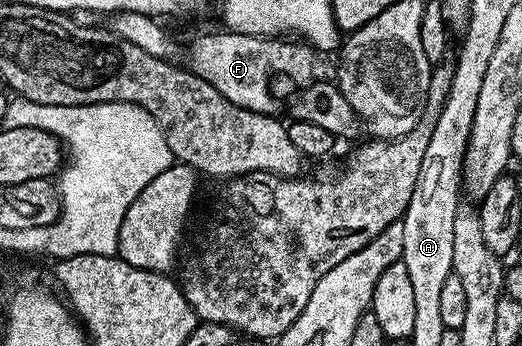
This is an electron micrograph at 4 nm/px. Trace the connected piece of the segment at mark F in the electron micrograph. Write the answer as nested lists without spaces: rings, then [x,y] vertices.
[[[208,33],[192,45],[192,72],[203,75],[230,103],[246,107],[255,113],[275,114],[276,97],[272,94],[272,77],[284,76],[296,87],[303,87],[313,80],[312,68],[316,61],[311,45],[296,39],[255,37],[241,33]]]

